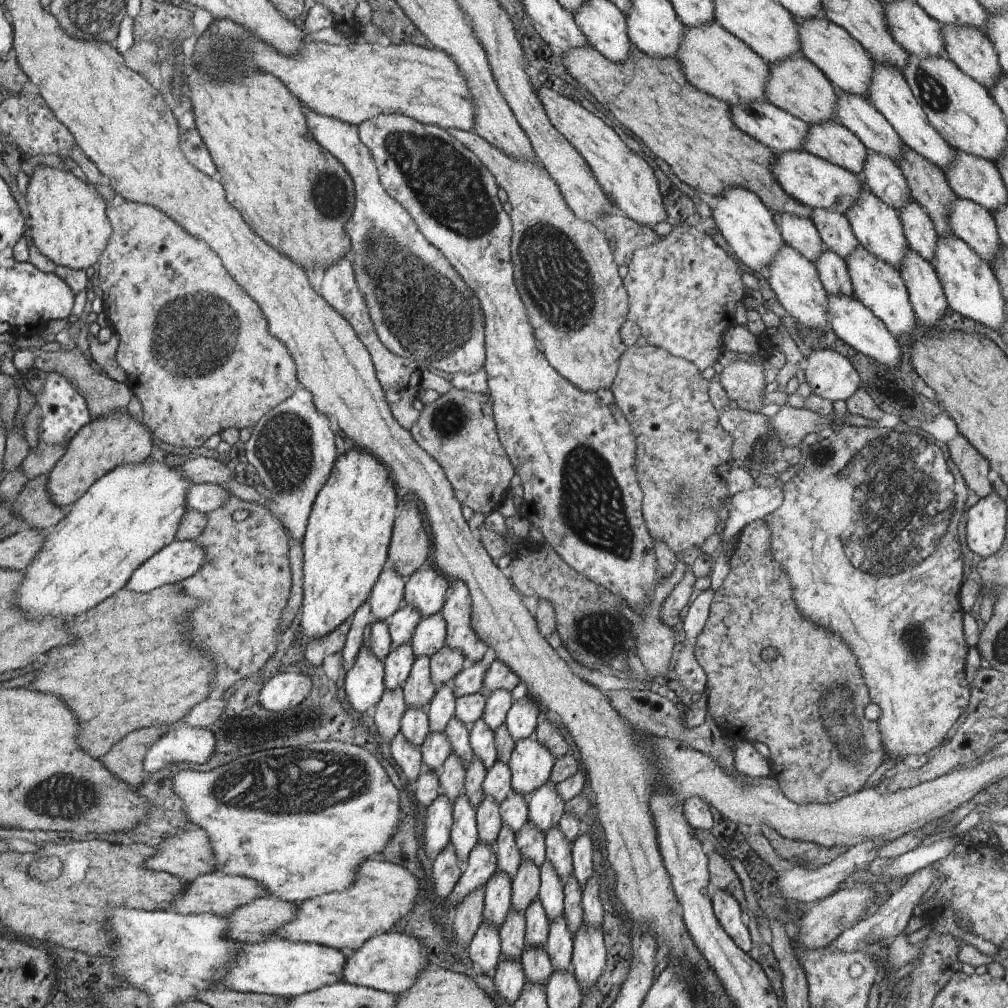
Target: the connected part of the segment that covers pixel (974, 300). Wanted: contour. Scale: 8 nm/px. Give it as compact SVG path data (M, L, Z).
M952 233L941 234L938 238L932 266L942 284L950 309L959 316L972 319L1000 334L1004 325L1007 301L991 266Z

